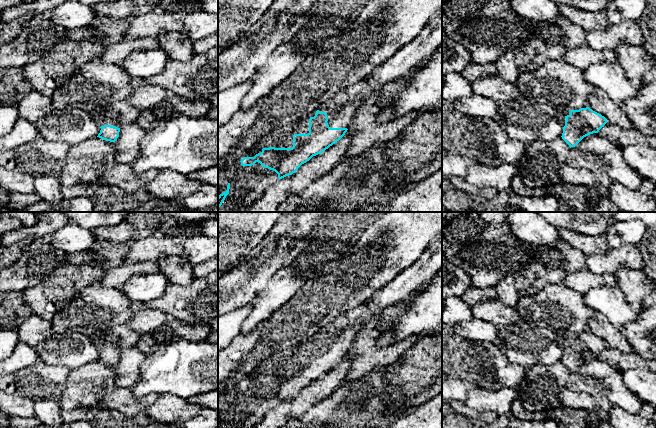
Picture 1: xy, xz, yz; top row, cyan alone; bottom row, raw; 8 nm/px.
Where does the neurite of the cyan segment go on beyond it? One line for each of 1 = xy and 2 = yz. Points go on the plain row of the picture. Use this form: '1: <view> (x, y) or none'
1: xy (119, 338)
2: yz (561, 337)

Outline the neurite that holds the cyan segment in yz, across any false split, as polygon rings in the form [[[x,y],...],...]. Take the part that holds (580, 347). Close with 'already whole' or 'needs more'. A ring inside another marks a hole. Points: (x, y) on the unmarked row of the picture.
[[[589,331],[579,334],[559,334],[558,341],[563,350],[561,361],[570,372],[575,371],[584,361],[598,357],[607,347],[604,340]]]; needs more

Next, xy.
[[[126,323],[111,330],[98,333],[94,337],[97,349],[101,352],[97,361],[115,366],[119,361],[120,353],[137,344],[142,334],[132,330]]]; needs more

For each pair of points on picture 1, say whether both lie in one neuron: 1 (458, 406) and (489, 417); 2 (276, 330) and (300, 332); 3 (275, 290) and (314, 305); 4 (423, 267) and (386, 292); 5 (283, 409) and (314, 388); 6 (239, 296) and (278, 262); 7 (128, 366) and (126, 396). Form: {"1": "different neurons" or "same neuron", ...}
{"1": "same neuron", "2": "same neuron", "3": "different neurons", "4": "same neuron", "5": "same neuron", "6": "same neuron", "7": "different neurons"}

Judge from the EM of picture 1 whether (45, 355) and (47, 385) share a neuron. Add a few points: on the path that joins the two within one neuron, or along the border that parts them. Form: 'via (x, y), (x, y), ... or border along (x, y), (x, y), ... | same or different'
border along (40, 359), (50, 364), (65, 365), (69, 369) | different

